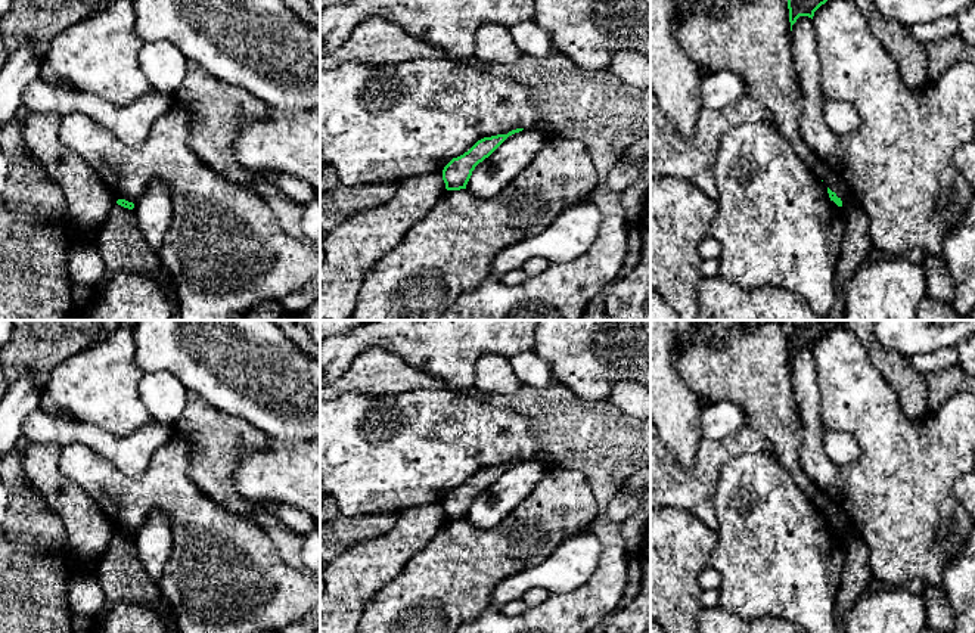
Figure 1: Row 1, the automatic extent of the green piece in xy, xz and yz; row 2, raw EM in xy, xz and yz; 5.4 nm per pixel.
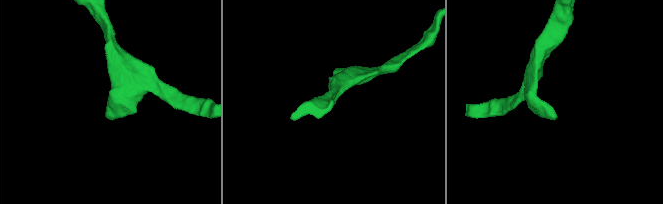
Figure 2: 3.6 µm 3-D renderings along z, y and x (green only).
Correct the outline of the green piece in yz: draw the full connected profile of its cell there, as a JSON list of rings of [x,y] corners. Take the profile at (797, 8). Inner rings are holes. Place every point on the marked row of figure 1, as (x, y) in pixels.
[[[788,0],[791,31],[799,16],[808,16],[813,19],[814,12],[826,1],[827,0]]]

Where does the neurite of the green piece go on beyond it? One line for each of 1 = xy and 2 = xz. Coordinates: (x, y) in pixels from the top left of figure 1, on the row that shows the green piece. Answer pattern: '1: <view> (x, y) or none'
1: none
2: none

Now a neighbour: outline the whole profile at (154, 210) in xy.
[[[152,180],[136,202],[133,212],[146,243],[158,252],[173,218],[173,202],[167,186],[161,180]]]

